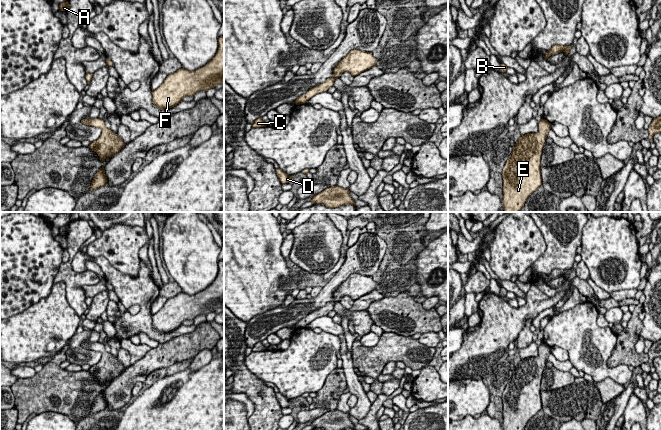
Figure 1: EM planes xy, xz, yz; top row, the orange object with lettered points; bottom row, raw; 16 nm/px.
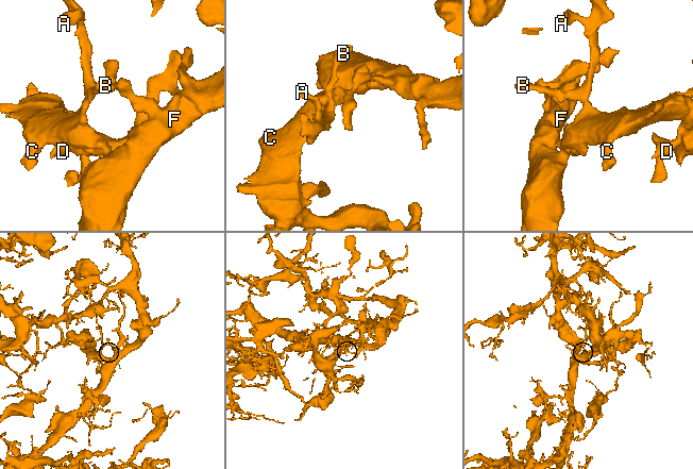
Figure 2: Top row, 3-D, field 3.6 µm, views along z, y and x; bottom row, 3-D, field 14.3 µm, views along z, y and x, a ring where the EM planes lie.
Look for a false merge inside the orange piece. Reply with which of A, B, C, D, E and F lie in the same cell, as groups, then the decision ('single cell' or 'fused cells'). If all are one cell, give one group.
groups A B C D E F; single cell

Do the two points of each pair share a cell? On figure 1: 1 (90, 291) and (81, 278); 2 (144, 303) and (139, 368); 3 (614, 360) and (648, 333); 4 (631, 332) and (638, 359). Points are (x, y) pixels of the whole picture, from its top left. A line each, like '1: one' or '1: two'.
1: two
2: two
3: two
4: one

